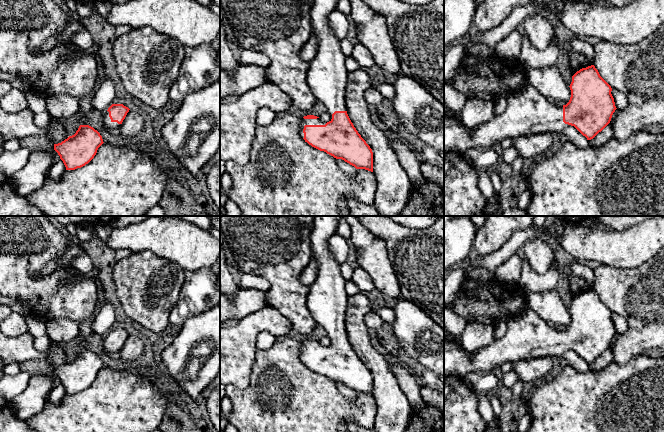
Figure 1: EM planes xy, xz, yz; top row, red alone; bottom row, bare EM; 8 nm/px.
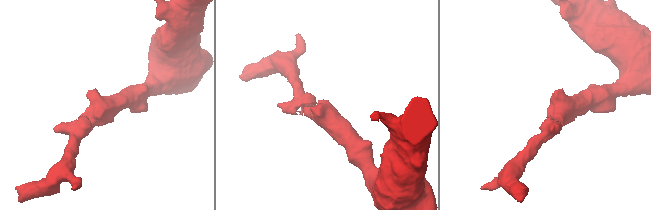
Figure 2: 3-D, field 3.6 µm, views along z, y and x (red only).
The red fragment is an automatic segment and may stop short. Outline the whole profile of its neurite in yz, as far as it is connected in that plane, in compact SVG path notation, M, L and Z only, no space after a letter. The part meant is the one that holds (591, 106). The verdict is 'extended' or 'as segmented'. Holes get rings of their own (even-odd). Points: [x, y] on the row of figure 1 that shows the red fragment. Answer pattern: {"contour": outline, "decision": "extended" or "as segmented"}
{"contour": "M594 65L577 71L569 87L570 100L566 105L560 105L550 102L526 80L520 90L509 95L507 107L501 115L473 129L456 117L444 115L444 153L464 154L471 148L485 150L507 138L515 140L524 135L558 134L568 125L574 126L587 140L593 139L610 123L617 109L611 94L612 88Z", "decision": "extended"}

